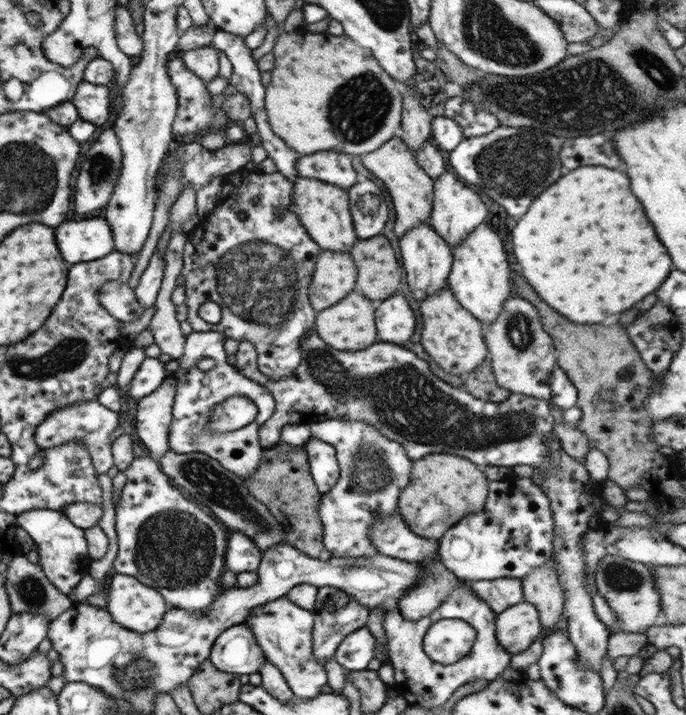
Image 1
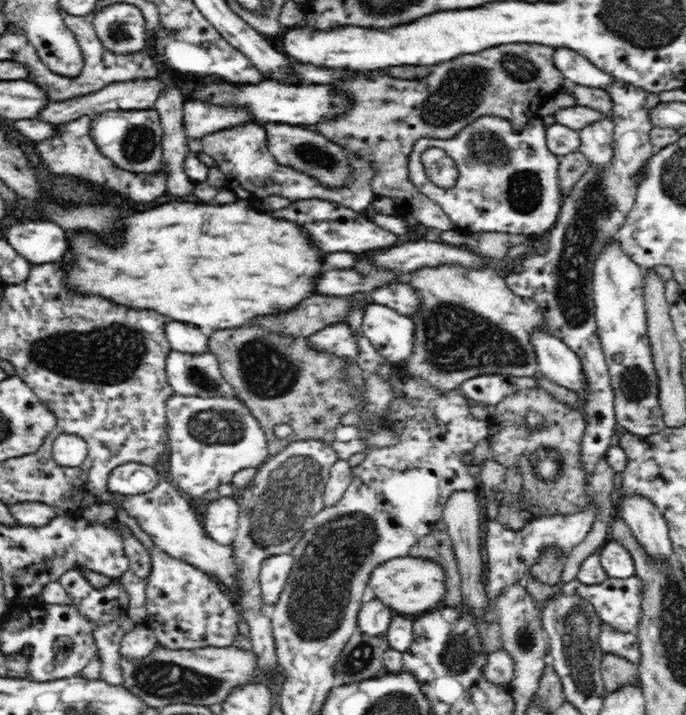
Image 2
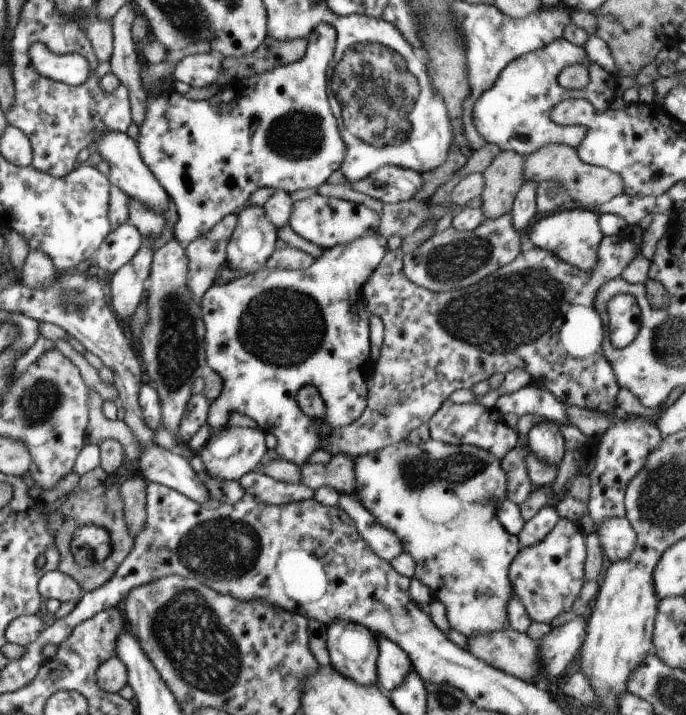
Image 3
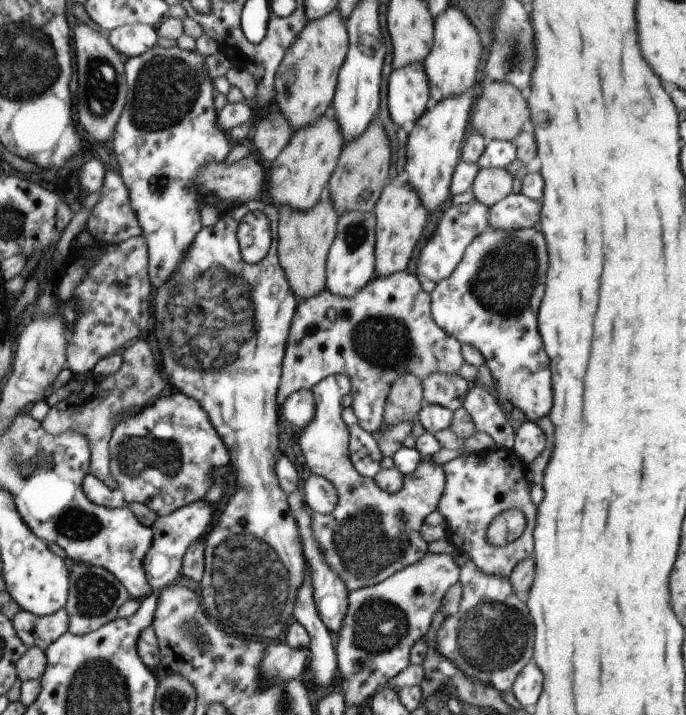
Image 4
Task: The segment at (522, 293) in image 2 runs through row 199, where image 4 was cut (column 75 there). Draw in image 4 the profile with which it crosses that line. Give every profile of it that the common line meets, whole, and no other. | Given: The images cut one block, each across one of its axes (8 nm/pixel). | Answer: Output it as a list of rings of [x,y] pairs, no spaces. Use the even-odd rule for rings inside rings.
[[[71,564],[71,578],[69,578],[69,596],[65,602],[65,610],[69,614],[69,634],[85,636],[101,626],[113,622],[119,614],[119,608],[129,600],[129,592],[125,586],[107,570],[103,568],[89,568],[85,564]]]

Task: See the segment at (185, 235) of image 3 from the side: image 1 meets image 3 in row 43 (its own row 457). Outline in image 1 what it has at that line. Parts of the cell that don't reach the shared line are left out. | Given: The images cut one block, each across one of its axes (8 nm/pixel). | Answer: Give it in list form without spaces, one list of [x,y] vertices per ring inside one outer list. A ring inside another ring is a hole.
[[[307,440],[305,454],[309,460],[309,472],[317,486],[317,492],[329,492],[331,486],[339,478],[339,462],[335,456],[335,448],[321,440]]]

